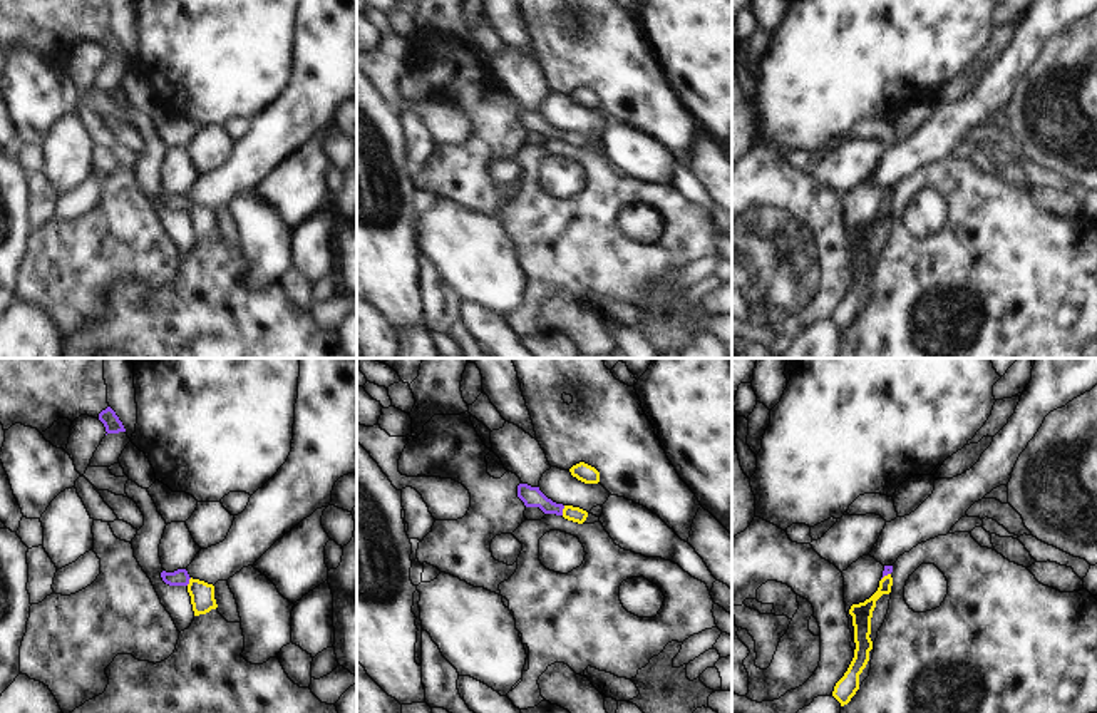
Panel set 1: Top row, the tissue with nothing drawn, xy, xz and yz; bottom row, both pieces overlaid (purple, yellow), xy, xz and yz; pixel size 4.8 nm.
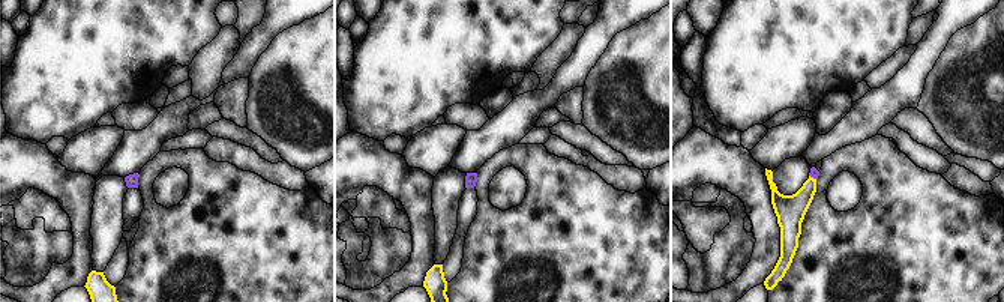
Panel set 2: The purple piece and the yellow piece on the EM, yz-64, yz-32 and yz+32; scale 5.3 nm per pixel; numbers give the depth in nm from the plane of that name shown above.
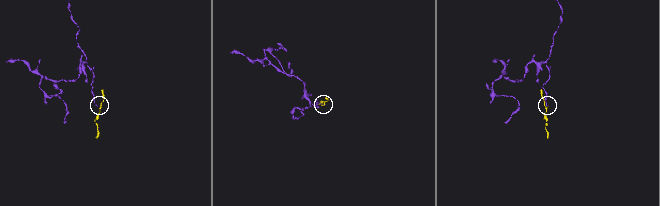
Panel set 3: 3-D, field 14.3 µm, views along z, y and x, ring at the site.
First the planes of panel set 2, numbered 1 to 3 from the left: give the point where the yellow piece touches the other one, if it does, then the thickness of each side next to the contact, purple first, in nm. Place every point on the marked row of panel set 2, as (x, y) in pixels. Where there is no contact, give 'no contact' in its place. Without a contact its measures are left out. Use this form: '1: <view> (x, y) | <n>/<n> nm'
1: no contact
2: no contact
3: yz+32 (812, 176) | 50/160 nm

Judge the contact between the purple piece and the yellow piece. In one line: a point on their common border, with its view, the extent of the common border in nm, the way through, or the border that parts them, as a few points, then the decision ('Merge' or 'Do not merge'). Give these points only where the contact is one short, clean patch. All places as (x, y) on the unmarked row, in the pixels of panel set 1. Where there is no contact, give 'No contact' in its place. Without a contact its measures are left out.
Touches purple at xz (561, 136). Shared border 50 nm. Path across: xz (531, 121), (561, 136), (570, 138). Merge.

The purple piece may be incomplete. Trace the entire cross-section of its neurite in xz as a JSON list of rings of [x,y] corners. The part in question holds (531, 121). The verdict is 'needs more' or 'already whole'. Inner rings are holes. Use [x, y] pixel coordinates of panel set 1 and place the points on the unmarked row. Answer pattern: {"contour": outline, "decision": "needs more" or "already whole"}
{"contour": [[[528,109],[518,110],[518,122],[524,127],[526,132],[539,132],[544,139],[563,141],[564,144],[578,149],[583,149],[588,142],[586,136],[573,131],[556,129],[551,124],[548,124],[539,115],[539,112],[531,112]]], "decision": "needs more"}

